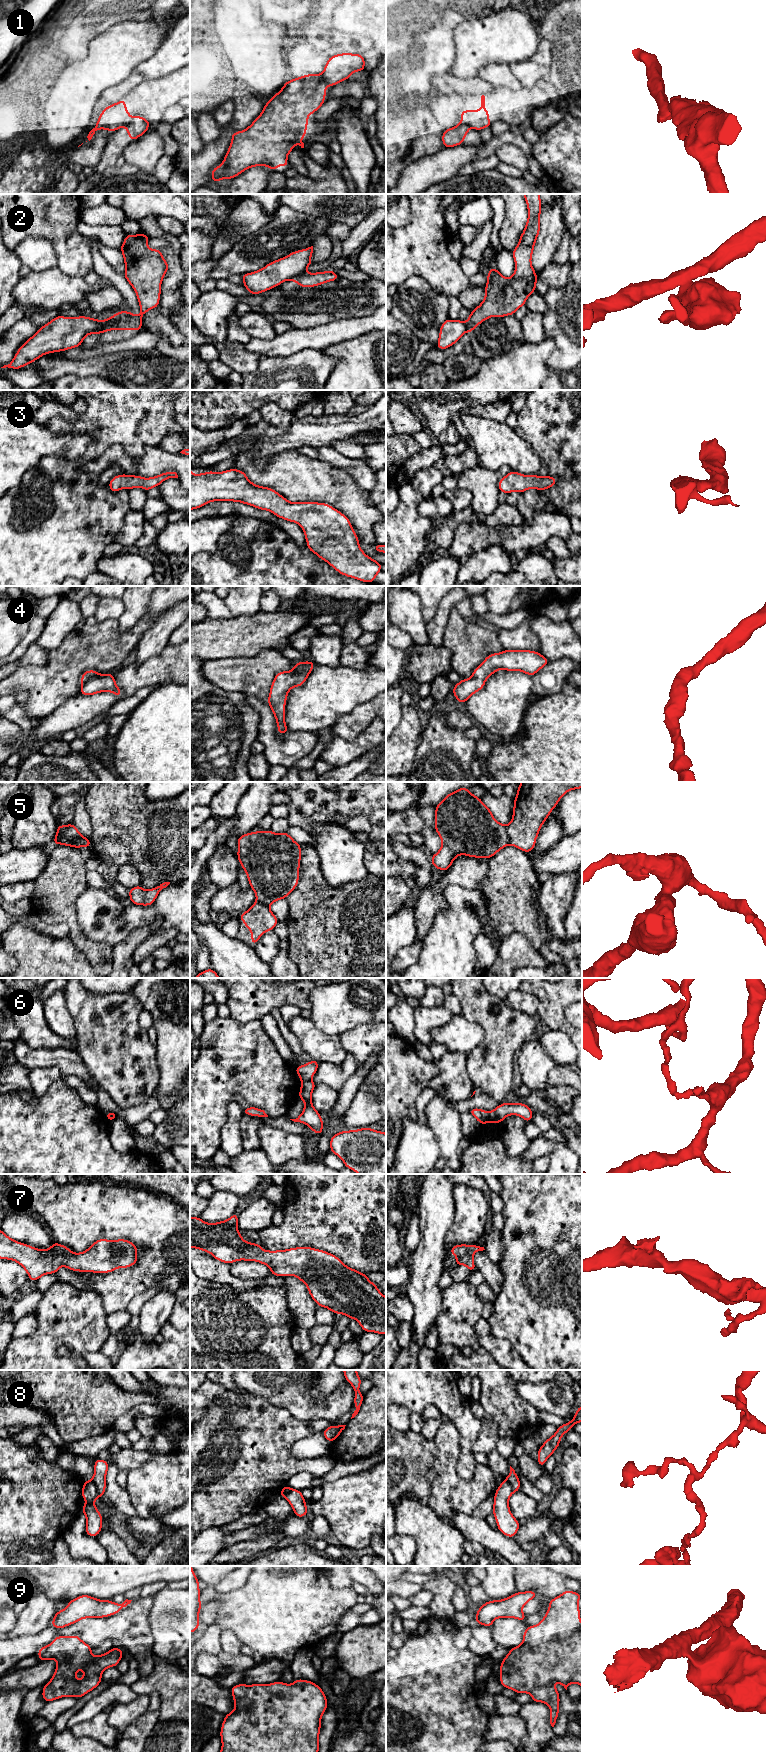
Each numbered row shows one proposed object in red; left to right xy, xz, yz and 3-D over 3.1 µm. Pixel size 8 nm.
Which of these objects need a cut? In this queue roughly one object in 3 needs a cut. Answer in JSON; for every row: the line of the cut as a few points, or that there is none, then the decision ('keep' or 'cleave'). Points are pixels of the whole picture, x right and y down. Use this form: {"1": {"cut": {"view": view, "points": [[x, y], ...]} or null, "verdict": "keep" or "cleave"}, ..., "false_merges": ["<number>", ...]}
{"1": {"cut": {"view": "xy", "points": [[132, 118], [125, 125]]}, "verdict": "cleave"}, "2": {"cut": {"view": "xz", "points": [[305, 272], [301, 273], [294, 280]]}, "verdict": "cleave"}, "3": {"cut": null, "verdict": "keep"}, "4": {"cut": null, "verdict": "keep"}, "5": {"cut": {"view": "xy", "points": [[65, 826], [65, 831], [58, 843]]}, "verdict": "cleave"}, "6": {"cut": {"view": "yz", "points": [[488, 1112], [490, 1121]]}, "verdict": "cleave"}, "7": {"cut": null, "verdict": "keep"}, "8": {"cut": {"view": "xy", "points": [[91, 1480], [102, 1495]]}, "verdict": "cleave"}, "9": {"cut": null, "verdict": "keep"}, "false_merges": ["1", "2", "5", "6", "8"]}

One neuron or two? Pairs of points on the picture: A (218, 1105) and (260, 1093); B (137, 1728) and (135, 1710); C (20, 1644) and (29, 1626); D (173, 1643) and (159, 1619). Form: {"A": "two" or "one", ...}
{"A": "one", "B": "two", "C": "two", "D": "one"}

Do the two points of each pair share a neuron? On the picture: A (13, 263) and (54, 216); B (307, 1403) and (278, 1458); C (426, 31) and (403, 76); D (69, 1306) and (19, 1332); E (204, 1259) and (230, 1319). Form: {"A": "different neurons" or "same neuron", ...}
{"A": "different neurons", "B": "different neurons", "C": "same neuron", "D": "different neurons", "E": "different neurons"}

